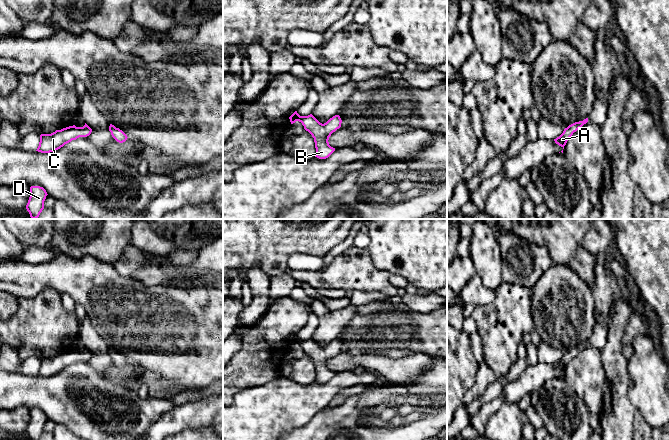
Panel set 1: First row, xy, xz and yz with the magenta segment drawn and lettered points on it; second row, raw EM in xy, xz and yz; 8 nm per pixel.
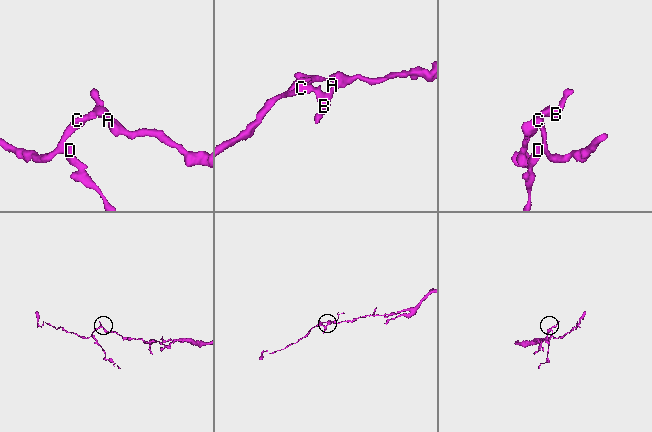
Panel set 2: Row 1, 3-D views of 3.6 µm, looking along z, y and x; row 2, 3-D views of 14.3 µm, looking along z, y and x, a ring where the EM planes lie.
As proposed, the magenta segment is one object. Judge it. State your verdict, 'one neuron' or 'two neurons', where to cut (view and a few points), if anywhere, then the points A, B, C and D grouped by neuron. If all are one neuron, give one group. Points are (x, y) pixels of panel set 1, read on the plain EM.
one neuron | no cut | A B C D

